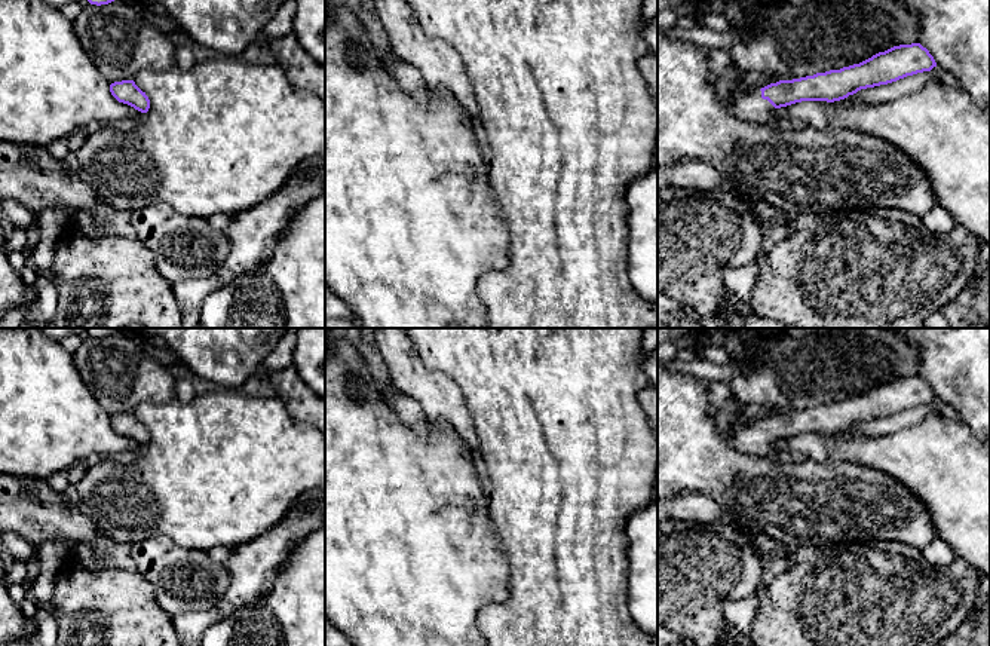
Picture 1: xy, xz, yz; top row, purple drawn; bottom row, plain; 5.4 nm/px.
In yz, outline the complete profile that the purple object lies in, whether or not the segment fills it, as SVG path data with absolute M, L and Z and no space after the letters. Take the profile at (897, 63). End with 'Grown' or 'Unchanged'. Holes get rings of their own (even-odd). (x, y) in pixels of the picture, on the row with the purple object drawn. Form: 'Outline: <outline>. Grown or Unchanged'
Outline: M920 43L894 46L871 58L793 80L779 80L754 92L735 97L730 111L747 122L775 123L775 110L801 101L834 102L861 89L888 85L937 67L934 56Z. Grown

